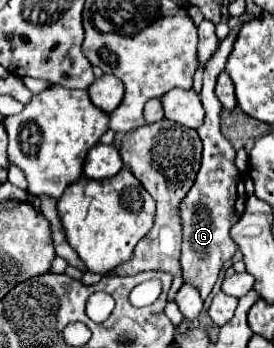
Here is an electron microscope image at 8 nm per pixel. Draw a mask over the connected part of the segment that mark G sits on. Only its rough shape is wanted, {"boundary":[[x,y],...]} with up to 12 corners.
{"boundary":[[243,24],[205,64],[203,162],[181,202],[185,282],[209,296],[247,200],[215,96]]}

